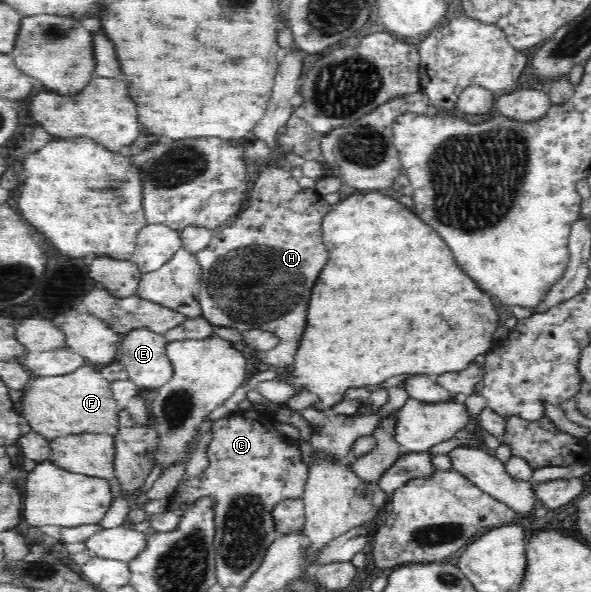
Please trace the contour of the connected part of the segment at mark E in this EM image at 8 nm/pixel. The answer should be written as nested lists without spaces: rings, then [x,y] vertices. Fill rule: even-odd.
[[[132,328],[120,335],[114,361],[127,371],[127,379],[140,389],[157,388],[172,375],[164,334],[150,328]]]

